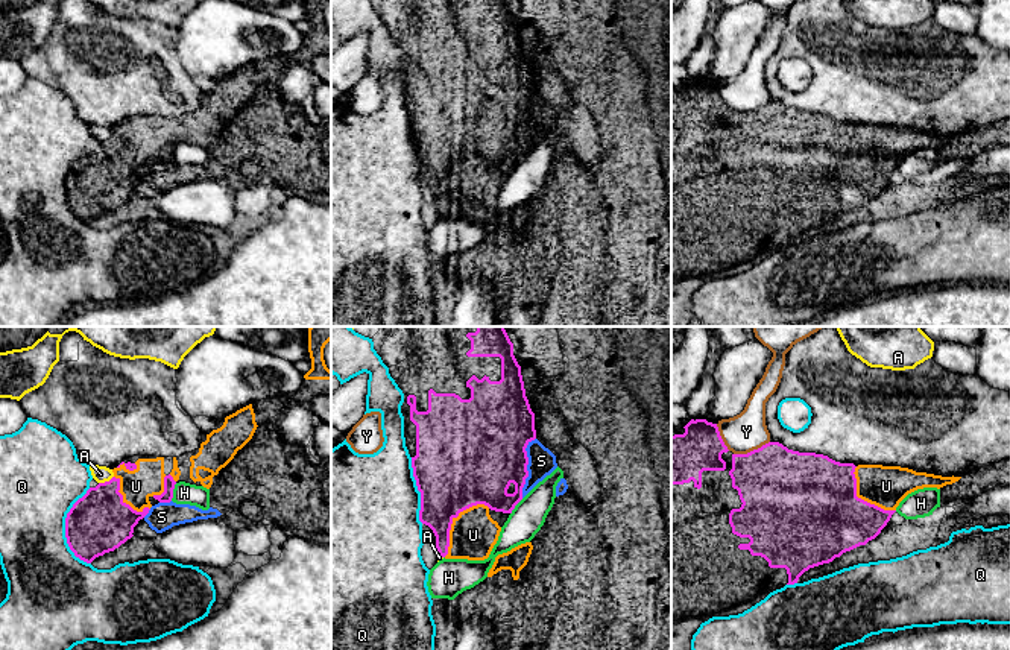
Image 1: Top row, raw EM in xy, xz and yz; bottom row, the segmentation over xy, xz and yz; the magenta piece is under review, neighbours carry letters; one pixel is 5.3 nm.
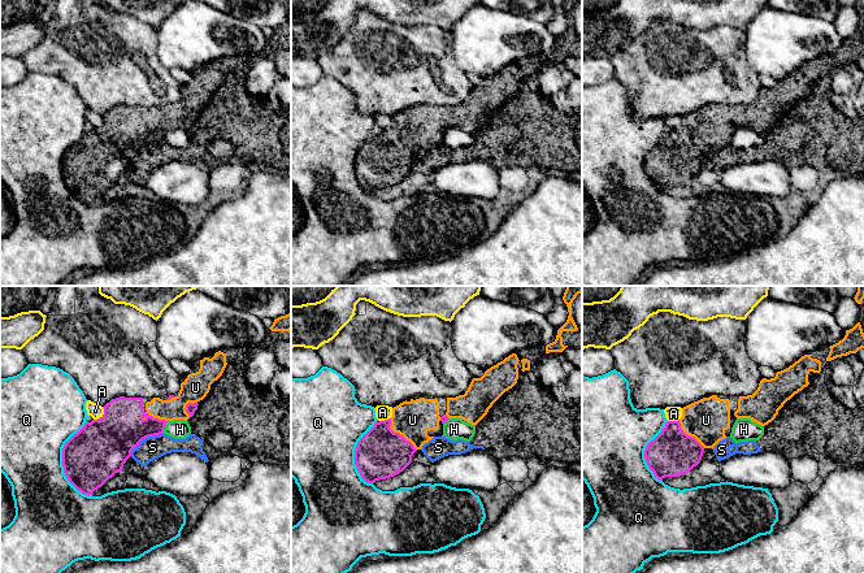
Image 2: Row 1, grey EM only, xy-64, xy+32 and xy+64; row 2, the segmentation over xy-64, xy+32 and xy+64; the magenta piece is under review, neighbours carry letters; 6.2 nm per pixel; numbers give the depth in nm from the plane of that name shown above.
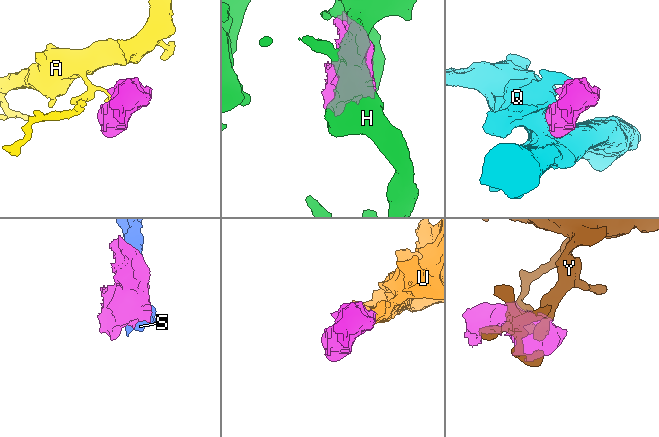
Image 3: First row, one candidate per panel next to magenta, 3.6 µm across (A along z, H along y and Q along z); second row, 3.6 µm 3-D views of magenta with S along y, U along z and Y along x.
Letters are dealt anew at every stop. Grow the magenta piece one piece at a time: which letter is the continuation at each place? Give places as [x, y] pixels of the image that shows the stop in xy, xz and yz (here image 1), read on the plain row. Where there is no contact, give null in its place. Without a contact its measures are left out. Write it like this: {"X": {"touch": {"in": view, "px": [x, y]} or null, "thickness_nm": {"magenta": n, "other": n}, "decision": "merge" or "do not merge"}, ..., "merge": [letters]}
{"A": {"touch": {"in": "xy", "px": [105, 141]}, "thickness_nm": {"magenta": 320, "other": 90}, "decision": "do not merge"}, "H": {"touch": {"in": "xy", "px": [172, 152]}, "thickness_nm": {"magenta": 60, "other": 110}, "decision": "do not merge"}, "Q": {"touch": {"in": "xy", "px": [66, 187]}, "thickness_nm": {"magenta": 320, "other": 400}, "decision": "do not merge"}, "S": {"touch": {"in": "xz", "px": [526, 128]}, "thickness_nm": {"magenta": 460, "other": 140}, "decision": "do not merge"}, "U": {"touch": {"in": "xz", "px": [451, 181]}, "thickness_nm": {"magenta": 400, "other": 240}, "decision": "merge"}, "Y": {"touch": {"in": "yz", "px": [751, 111]}, "thickness_nm": {"magenta": 420, "other": 200}, "decision": "do not merge"}, "merge": ["U"]}

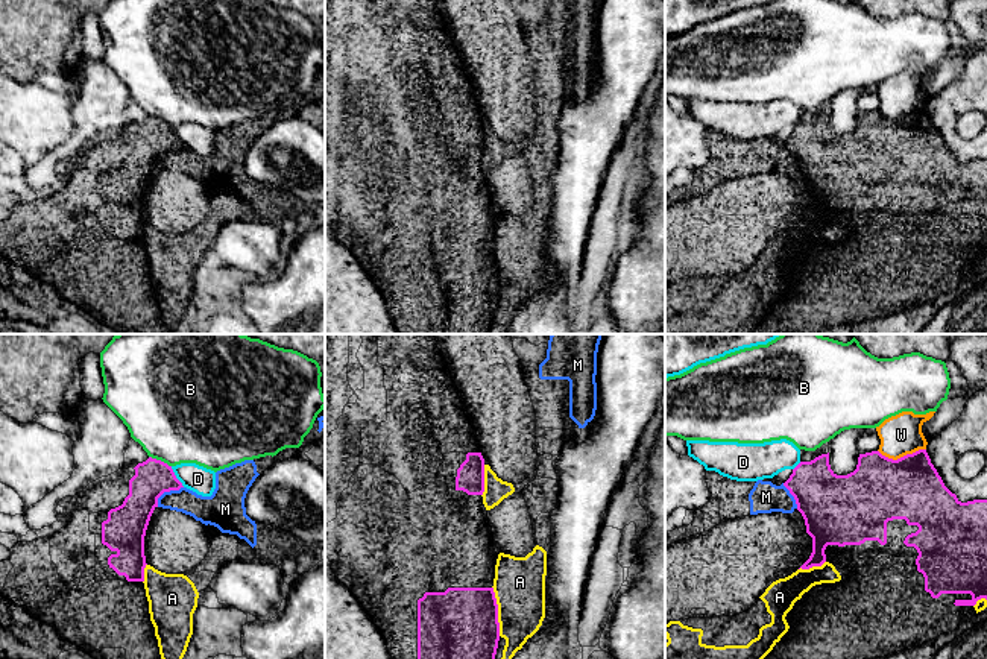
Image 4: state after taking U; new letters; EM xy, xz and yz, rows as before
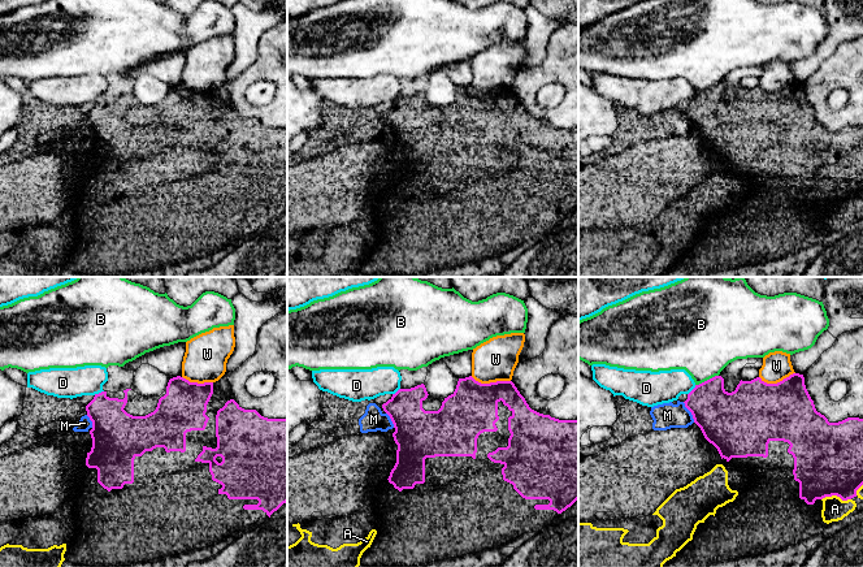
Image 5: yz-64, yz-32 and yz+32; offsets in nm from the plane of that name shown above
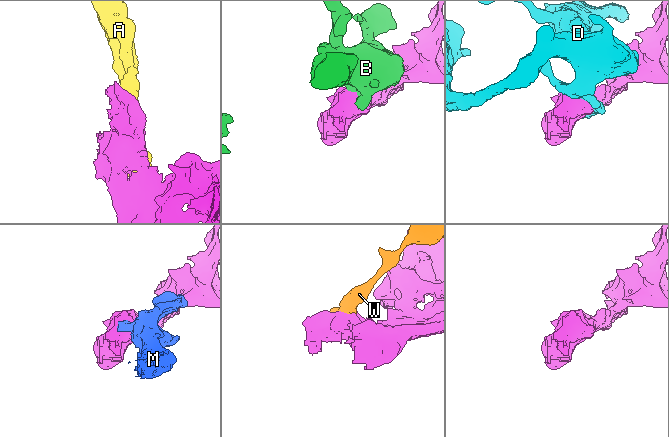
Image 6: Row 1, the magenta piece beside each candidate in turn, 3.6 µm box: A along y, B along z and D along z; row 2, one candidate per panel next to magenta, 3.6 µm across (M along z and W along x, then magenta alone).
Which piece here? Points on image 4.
{"A": {"touch": {"in": "xz", "px": [497, 271]}, "thickness_nm": {"magenta": 440, "other": 280}, "decision": "do not merge"}, "B": {"touch": {"in": "xy", "px": [160, 120]}, "thickness_nm": {"magenta": 190, "other": 480}, "decision": "do not merge"}, "D": {"touch": {"in": "xy", "px": [175, 137]}, "thickness_nm": {"magenta": 190, "other": 140}, "decision": "do not merge"}, "M": {"touch": {"in": "xy", "px": [166, 151]}, "thickness_nm": {"magenta": 200, "other": 140}, "decision": "do not merge"}, "W": {"touch": {"in": "yz", "px": [901, 117]}, "thickness_nm": {"magenta": 340, "other": 220}, "decision": "do not merge"}, "merge": []}

